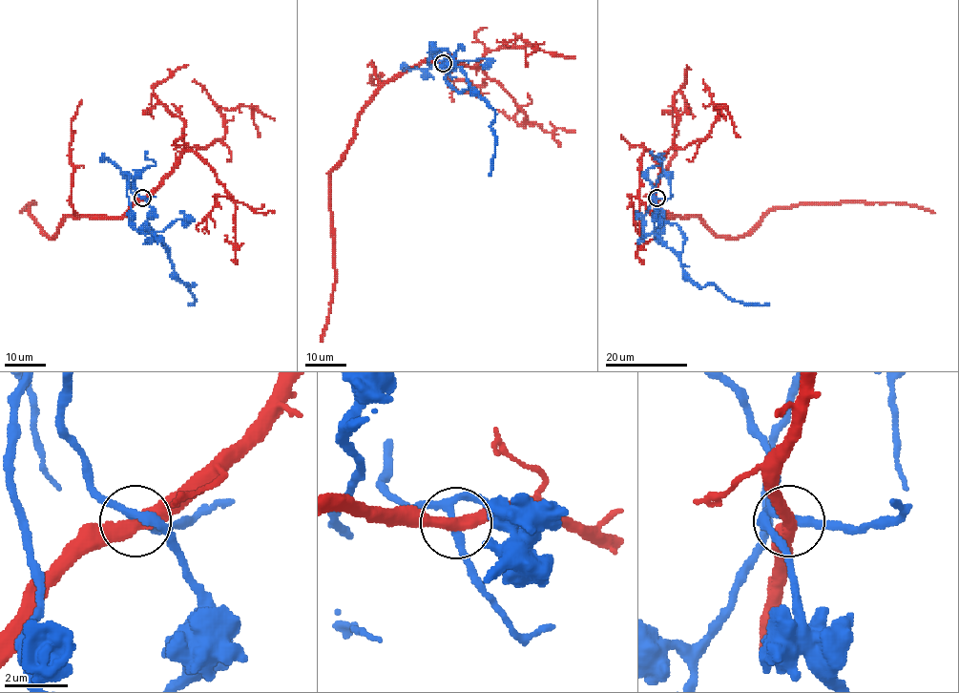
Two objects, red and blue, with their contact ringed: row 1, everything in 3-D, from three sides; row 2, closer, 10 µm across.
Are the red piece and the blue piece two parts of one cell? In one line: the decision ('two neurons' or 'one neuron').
one neuron

